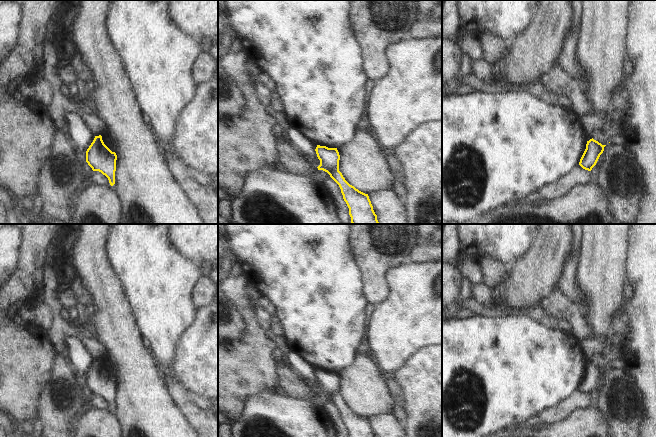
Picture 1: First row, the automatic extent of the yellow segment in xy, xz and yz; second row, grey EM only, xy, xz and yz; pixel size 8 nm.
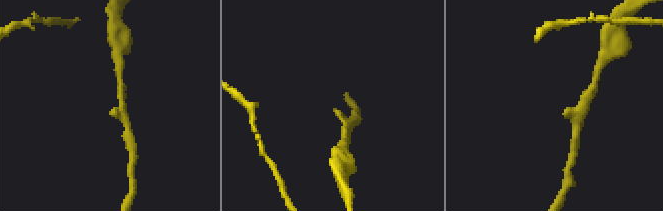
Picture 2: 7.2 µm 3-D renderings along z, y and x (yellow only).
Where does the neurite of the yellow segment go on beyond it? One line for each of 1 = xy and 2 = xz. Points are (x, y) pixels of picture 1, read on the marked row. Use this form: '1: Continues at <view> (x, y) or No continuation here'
1: No continuation here
2: No continuation here

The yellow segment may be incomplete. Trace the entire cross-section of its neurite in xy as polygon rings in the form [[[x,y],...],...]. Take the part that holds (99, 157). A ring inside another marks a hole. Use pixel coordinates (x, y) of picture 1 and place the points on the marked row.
[[[95,136],[86,151],[86,162],[93,171],[99,171],[105,175],[111,186],[115,184],[116,160],[116,153],[104,144],[102,136]]]

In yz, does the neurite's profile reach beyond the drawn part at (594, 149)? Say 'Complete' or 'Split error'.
Complete

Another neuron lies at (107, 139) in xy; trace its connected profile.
[[[101,135],[102,136],[102,140],[104,142],[104,144],[112,151],[112,152],[117,152],[116,149],[116,142],[114,141],[114,139],[112,138],[112,136],[110,135]]]

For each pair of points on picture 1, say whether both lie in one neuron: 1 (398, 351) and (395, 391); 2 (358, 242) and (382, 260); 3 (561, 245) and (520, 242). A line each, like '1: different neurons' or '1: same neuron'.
1: different neurons
2: same neuron
3: different neurons

